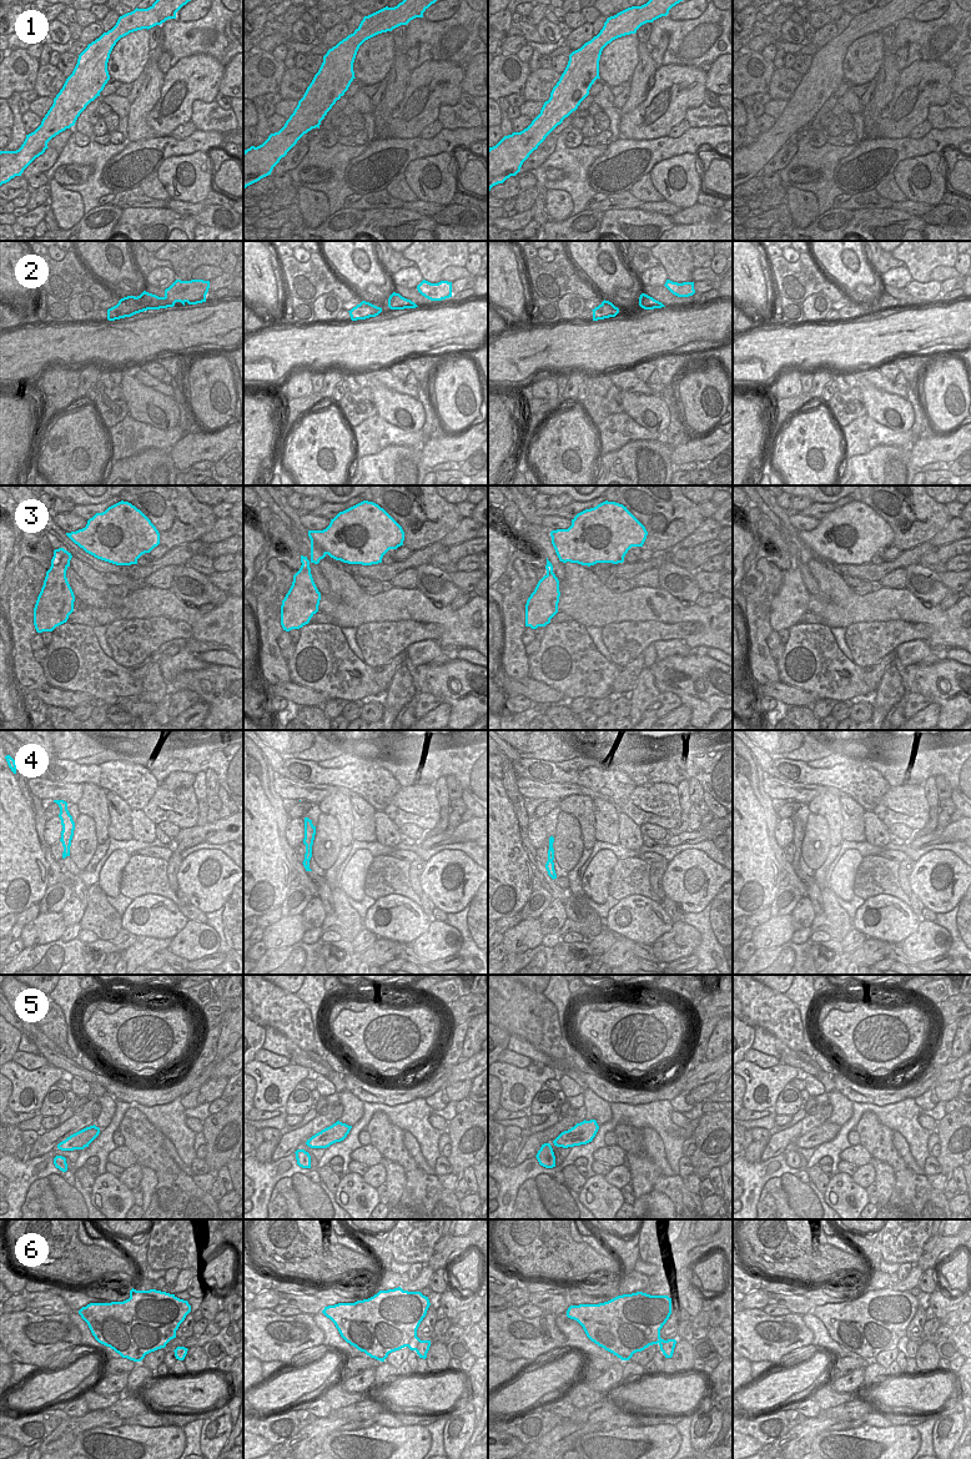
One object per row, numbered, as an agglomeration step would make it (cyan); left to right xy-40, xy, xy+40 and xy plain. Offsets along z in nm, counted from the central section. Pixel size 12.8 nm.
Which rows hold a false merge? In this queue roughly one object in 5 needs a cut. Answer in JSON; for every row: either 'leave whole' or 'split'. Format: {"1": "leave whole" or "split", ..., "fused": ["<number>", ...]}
{"1": "leave whole", "2": "leave whole", "3": "leave whole", "4": "leave whole", "5": "leave whole", "6": "split", "fused": ["6"]}

